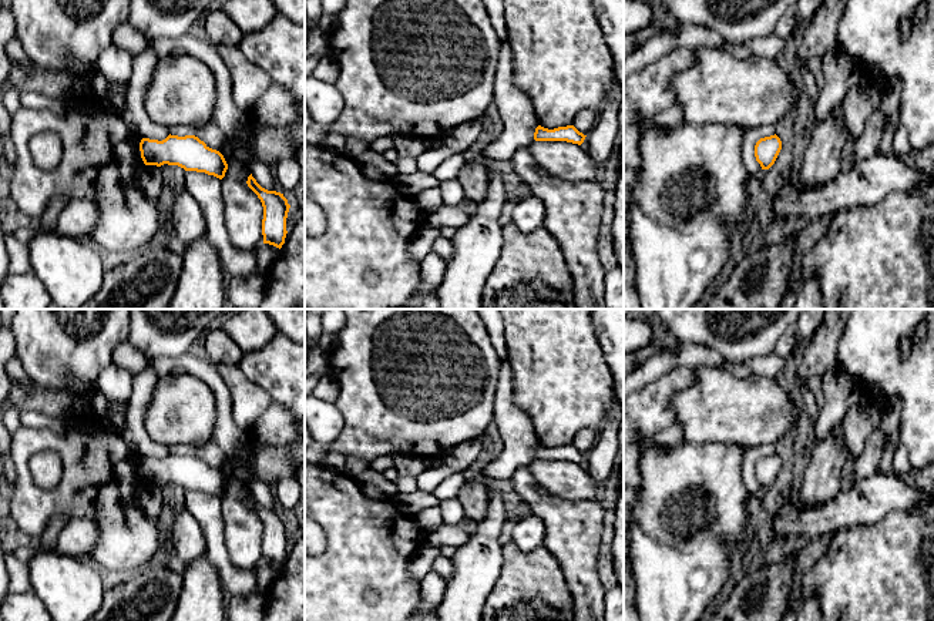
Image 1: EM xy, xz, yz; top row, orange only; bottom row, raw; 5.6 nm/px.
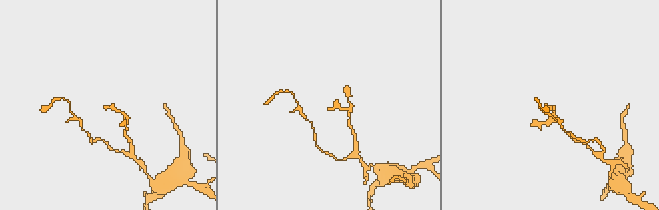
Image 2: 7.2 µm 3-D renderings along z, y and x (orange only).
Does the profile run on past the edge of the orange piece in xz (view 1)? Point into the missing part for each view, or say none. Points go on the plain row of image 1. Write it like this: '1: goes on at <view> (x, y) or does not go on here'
1: does not go on here

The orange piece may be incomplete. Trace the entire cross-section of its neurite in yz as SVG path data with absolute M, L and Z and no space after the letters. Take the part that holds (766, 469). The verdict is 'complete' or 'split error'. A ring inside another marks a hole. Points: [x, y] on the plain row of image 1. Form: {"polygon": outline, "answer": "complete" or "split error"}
{"polygon": "M775 453L770 456L760 457L755 464L755 476L760 483L762 489L769 489L782 469L782 460Z", "answer": "complete"}

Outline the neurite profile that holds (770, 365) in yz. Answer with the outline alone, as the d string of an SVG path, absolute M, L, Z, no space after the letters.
M769 353L766 356L755 358L749 362L753 375L776 379L777 373L783 369L786 358Z

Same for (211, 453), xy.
M214 440L205 443L204 446L196 447L196 450L192 454L204 460L206 466L216 469L219 471L222 470L226 461L225 453Z

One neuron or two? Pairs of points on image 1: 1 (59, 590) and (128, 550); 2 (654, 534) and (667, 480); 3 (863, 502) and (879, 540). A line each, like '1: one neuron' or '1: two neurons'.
1: two neurons
2: one neuron
3: two neurons

